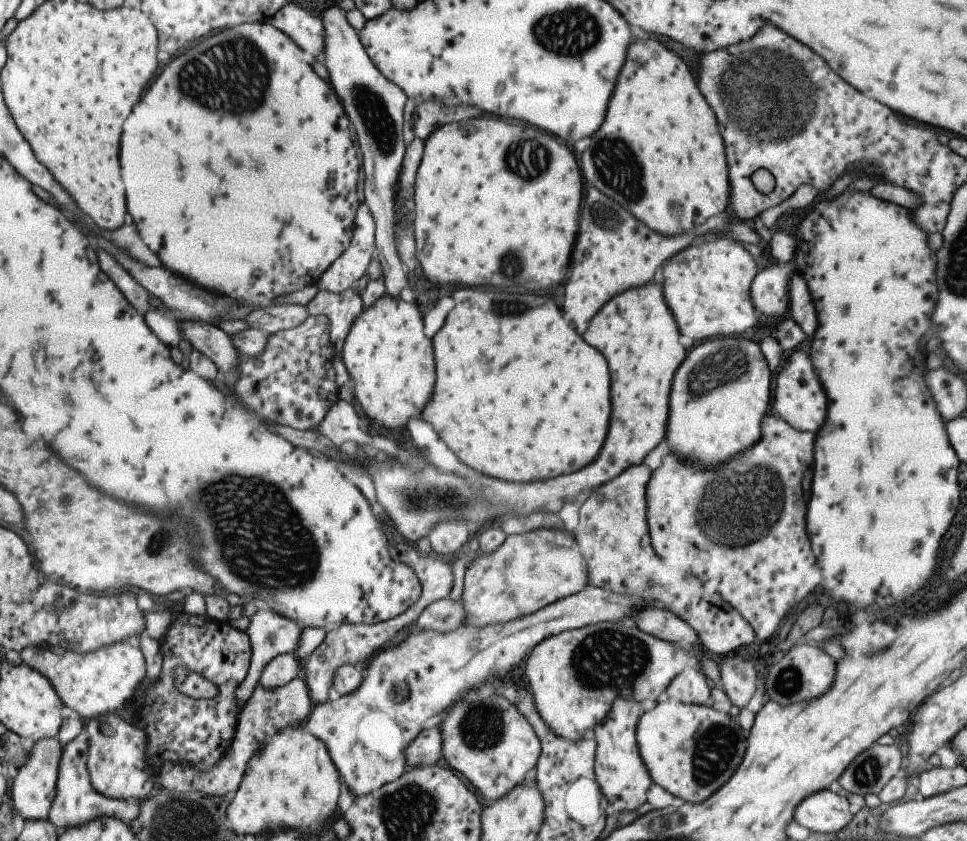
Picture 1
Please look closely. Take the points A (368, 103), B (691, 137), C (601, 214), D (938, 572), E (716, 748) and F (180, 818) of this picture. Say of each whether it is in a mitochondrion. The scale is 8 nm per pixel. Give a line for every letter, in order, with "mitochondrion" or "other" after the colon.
A: mitochondrion
B: other
C: mitochondrion
D: other
E: mitochondrion
F: mitochondrion

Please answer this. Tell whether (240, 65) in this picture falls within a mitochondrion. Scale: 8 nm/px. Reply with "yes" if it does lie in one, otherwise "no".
yes

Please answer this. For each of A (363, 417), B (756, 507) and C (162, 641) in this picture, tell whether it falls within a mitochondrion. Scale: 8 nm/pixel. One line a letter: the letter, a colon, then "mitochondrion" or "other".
A: other
B: mitochondrion
C: other

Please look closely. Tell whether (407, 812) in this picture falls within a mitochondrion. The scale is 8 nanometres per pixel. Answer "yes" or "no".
yes

